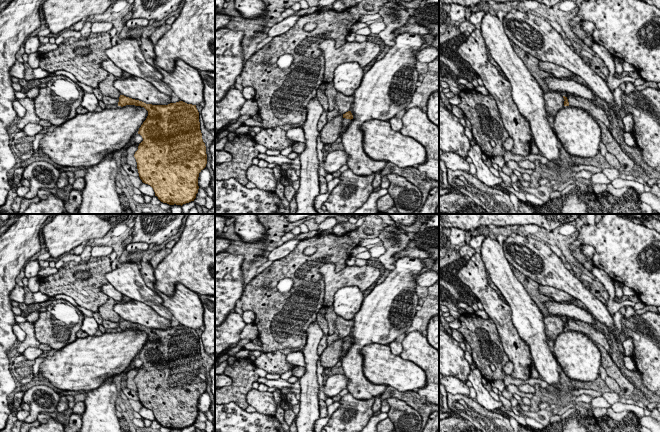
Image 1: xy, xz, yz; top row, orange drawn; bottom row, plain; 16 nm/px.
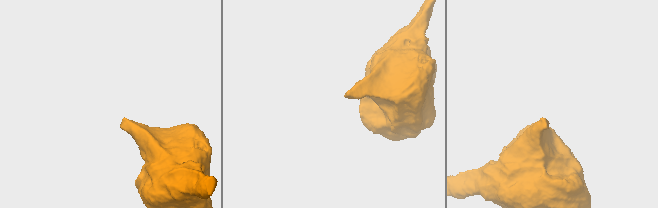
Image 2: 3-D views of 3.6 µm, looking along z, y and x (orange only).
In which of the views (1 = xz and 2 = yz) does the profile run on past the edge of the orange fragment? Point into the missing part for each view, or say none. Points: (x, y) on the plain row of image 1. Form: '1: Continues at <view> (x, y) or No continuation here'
1: Continues at xz (345, 346)
2: Continues at yz (598, 337)

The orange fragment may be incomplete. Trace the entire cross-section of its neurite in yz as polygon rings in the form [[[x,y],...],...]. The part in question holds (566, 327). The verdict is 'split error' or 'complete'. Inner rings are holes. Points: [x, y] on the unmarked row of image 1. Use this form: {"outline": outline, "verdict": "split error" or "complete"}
{"outline": [[[568,320],[564,322],[564,330],[572,330],[572,331],[577,331],[581,332],[585,335],[587,335],[590,339],[592,339],[595,343],[600,344],[603,346],[609,354],[611,354],[611,347],[604,336],[604,334],[597,329],[595,329],[592,325],[587,324],[582,321],[578,320]]], "verdict": "split error"}

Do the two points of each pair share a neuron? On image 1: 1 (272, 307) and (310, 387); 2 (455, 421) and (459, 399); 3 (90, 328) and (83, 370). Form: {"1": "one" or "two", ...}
{"1": "two", "2": "two", "3": "two"}

